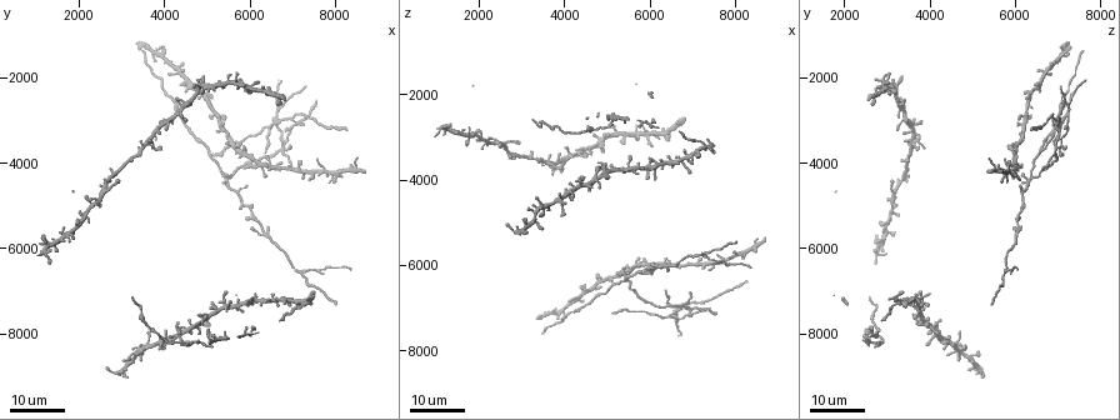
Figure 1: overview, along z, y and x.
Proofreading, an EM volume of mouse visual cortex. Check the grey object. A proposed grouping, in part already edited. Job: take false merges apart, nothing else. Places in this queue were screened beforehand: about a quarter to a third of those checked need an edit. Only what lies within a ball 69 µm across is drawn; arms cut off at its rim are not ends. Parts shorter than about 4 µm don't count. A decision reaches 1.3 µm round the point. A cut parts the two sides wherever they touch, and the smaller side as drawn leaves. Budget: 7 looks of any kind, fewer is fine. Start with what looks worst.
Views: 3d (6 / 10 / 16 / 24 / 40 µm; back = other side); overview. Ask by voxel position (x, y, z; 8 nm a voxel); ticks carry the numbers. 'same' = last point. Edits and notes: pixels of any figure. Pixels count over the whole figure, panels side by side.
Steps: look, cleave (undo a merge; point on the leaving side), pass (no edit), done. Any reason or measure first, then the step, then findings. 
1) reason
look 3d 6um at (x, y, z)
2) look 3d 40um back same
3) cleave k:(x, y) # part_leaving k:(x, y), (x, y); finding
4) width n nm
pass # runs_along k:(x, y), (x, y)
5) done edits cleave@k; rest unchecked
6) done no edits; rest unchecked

four or more arms meet
look 3d 16um at (5450, 4350, 6300)

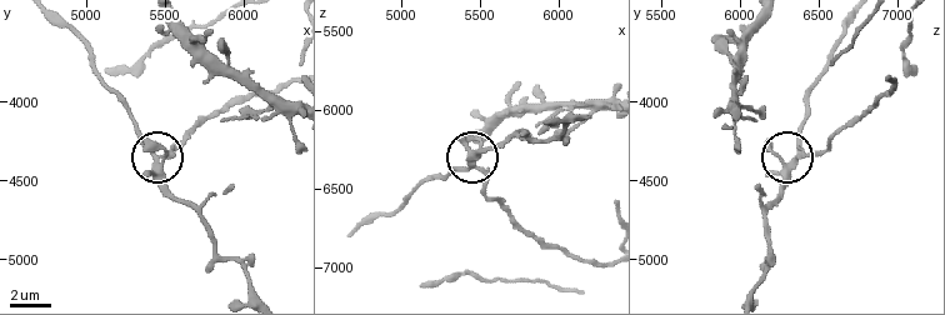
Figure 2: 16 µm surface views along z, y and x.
closer look
look 3d 10um at (5440, 4380, 6320)

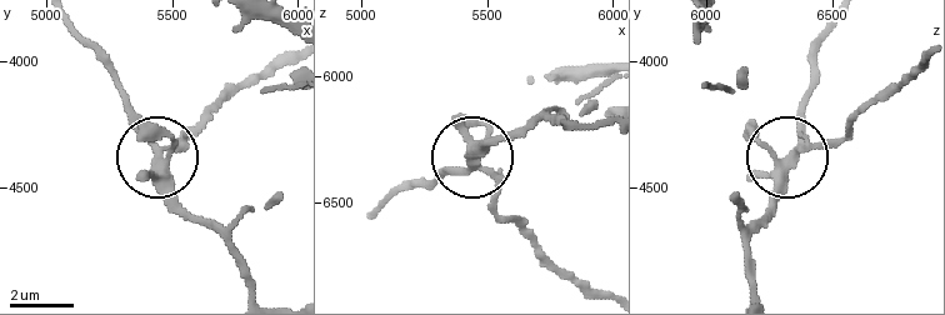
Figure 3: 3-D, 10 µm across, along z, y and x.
arms 5
pass # continuous, no second cell

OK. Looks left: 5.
branch point
look 3d 16um at (7250, 6500, 5750)

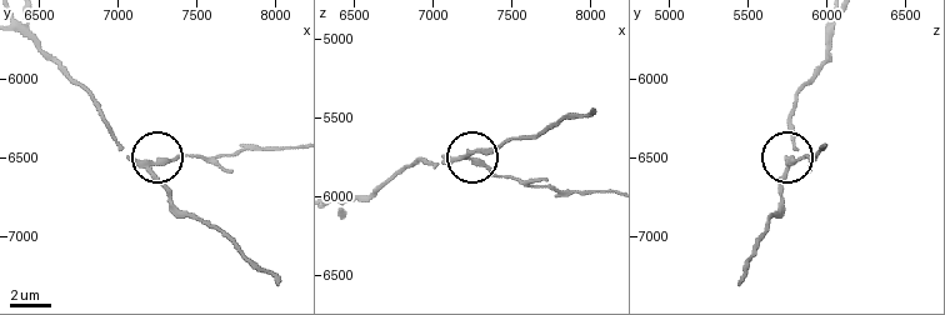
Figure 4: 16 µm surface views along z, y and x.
look 3d 10um at (7200, 6580, 5740)

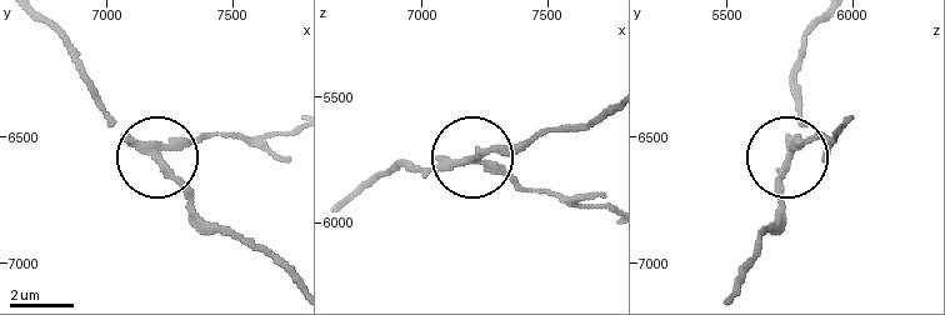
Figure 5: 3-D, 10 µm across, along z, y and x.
width 240 nm
cleave 5:(189, 145) # part_leaving 5:(149, 139), (219, 131), (259, 139), (291, 131); two cells meet here

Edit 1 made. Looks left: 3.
look overview

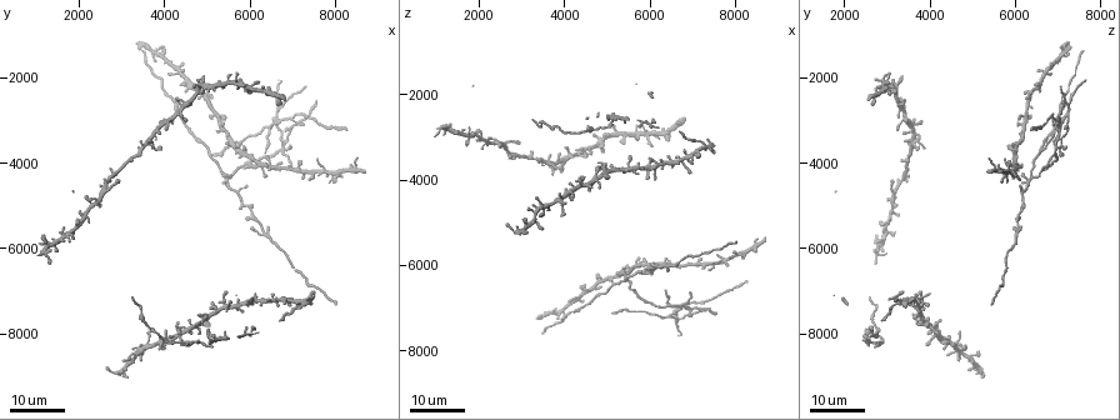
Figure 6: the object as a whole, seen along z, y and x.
small branch off a trunk
look 3d 24um at (3650, 3400, 3700)

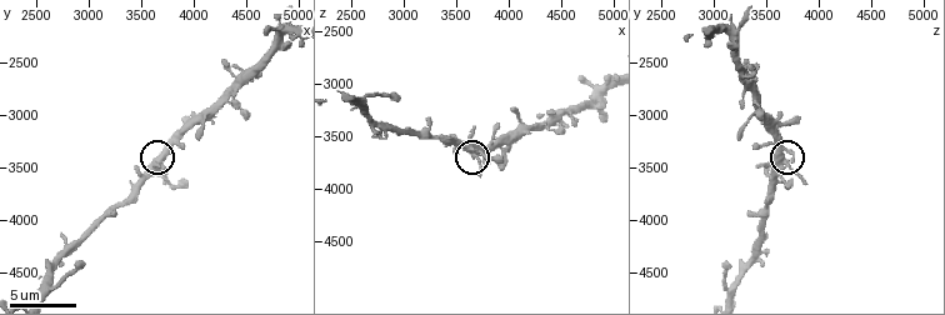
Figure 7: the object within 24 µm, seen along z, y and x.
look 3d 6um at (3680, 3460, 3700)

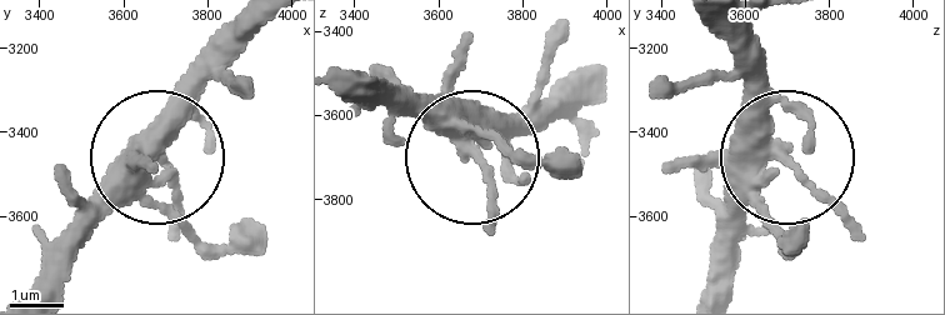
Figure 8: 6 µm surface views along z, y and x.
width 330 nm
pass # runs_along 8:(346, 86), (400, 95), (468, 149), (485, 131), (530, 166); all the same cell

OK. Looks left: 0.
done edits cleave@5; rest unchecked

